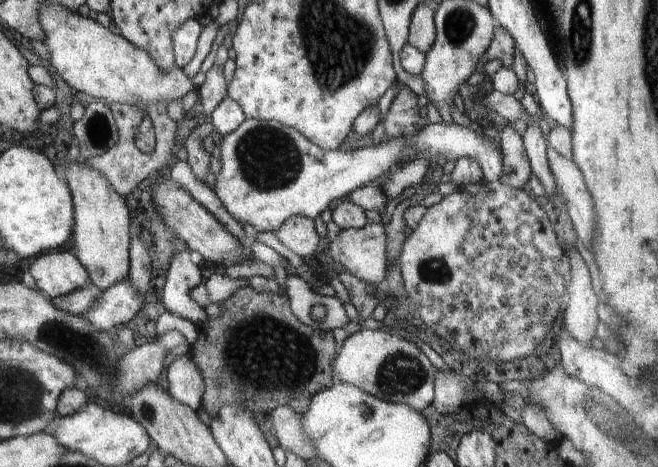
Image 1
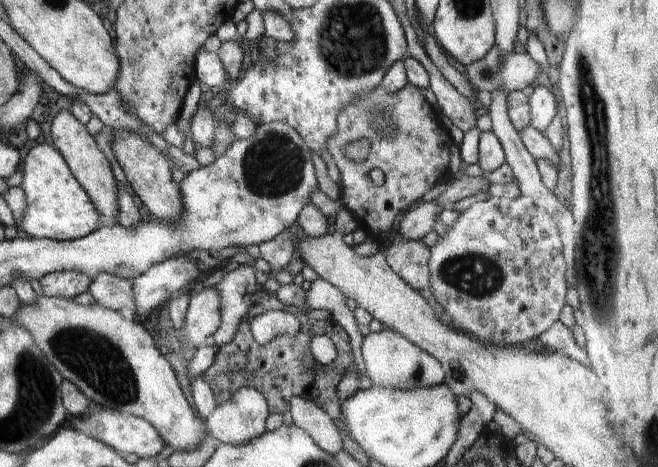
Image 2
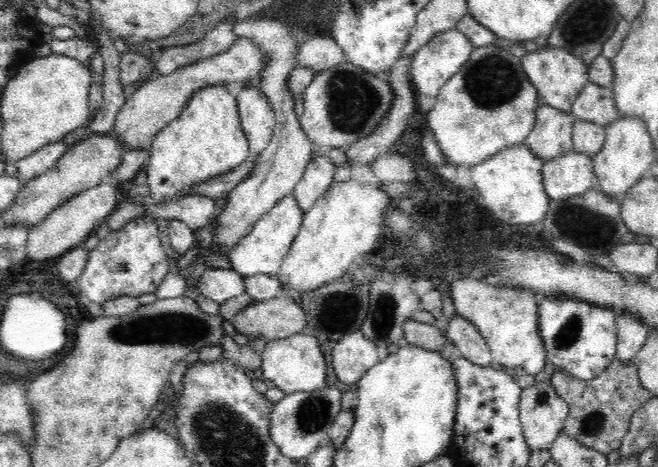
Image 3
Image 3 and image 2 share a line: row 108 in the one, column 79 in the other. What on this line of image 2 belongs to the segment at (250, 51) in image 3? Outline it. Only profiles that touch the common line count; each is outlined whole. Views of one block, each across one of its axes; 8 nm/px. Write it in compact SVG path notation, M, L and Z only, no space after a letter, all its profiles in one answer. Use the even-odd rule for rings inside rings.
M58 109L51 125L53 146L64 157L76 180L88 193L96 210L101 214L103 224L117 222L117 188L118 182L112 174L108 158L97 145L96 139L86 131L83 125L69 110Z

